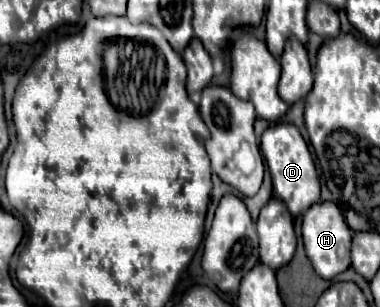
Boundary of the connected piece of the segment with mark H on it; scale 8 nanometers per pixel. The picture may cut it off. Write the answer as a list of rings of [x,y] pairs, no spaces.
[[[316,203],[304,213],[302,221],[302,239],[306,247],[306,255],[314,267],[314,271],[330,281],[338,273],[346,271],[350,267],[350,241],[352,241],[352,231],[344,223],[344,217],[340,215],[340,209],[334,203]]]

